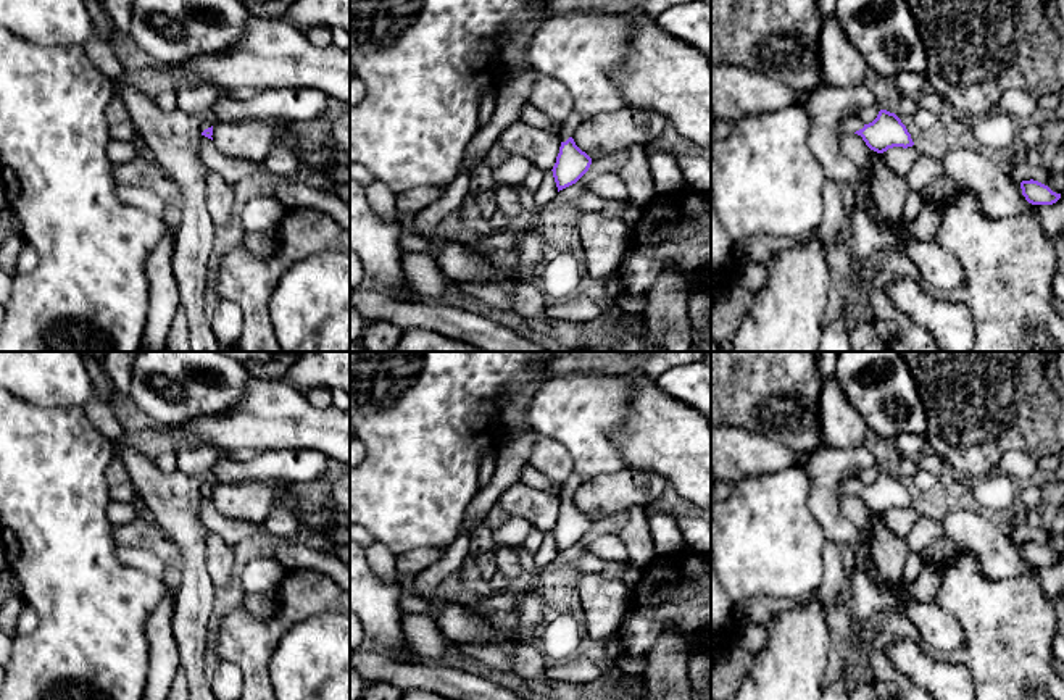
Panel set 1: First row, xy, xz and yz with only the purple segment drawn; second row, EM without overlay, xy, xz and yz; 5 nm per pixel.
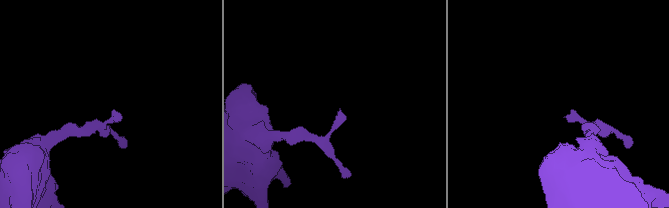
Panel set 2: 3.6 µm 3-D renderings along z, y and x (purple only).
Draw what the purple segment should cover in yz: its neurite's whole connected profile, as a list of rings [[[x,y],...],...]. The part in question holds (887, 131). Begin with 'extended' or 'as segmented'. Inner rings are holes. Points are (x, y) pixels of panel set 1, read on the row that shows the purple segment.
extended; [[[880,110],[877,118],[869,124],[862,124],[858,116],[848,118],[840,124],[837,134],[838,137],[843,134],[858,134],[877,153],[883,153],[893,147],[908,148],[914,145],[901,119],[887,110]]]

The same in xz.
extended; [[[574,110],[564,121],[561,132],[561,147],[553,166],[553,177],[558,192],[576,184],[590,168],[592,158],[582,152],[574,142],[574,132],[584,123],[582,116]]]

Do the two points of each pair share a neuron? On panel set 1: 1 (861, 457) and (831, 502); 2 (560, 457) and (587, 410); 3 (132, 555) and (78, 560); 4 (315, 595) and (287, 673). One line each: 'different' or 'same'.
1: same
2: different
3: different
4: different

